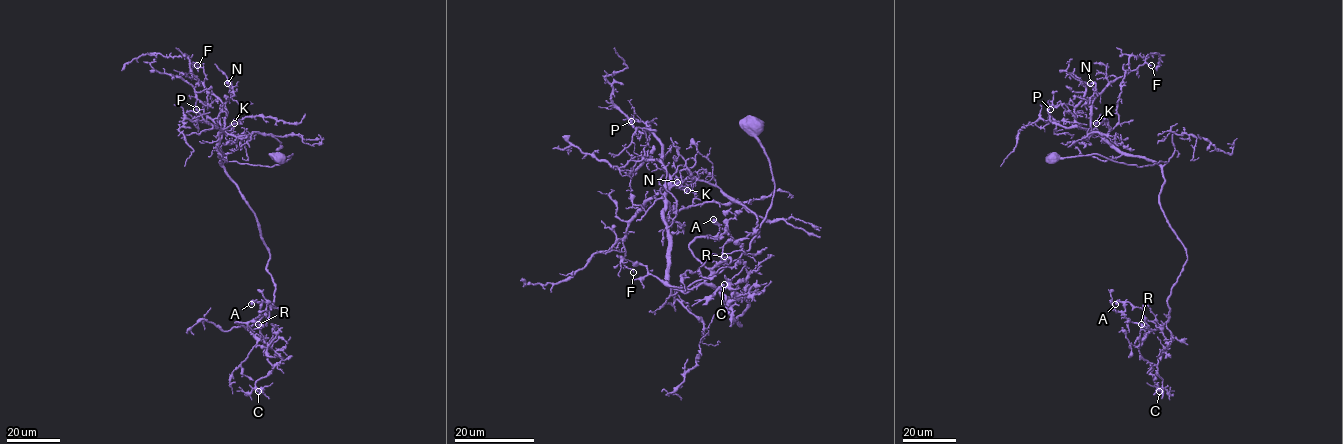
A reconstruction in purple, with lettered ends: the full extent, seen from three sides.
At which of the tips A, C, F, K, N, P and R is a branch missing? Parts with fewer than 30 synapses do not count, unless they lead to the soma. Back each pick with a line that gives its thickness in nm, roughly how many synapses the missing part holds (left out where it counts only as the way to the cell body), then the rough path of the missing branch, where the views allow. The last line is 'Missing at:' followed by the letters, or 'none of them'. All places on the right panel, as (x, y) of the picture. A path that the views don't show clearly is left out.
P: 400 nm | 100 syn | (1050, 109), (1045, 97), (1028, 107), (1062, 113)
Missing at: P

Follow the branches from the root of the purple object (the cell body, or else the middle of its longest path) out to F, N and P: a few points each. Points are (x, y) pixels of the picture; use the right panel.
F: (1054, 158), (1098, 154), (1139, 167), (1166, 164), (1121, 154), (1090, 127), (1091, 102), (1104, 88), (1151, 65)
N: (1054, 158), (1098, 154), (1139, 167), (1167, 163), (1121, 154), (1091, 128), (1088, 100), (1096, 83), (1090, 83)
P: (1054, 158), (1098, 154), (1139, 167), (1167, 163), (1121, 154), (1089, 129), (1055, 124), (1050, 109)

